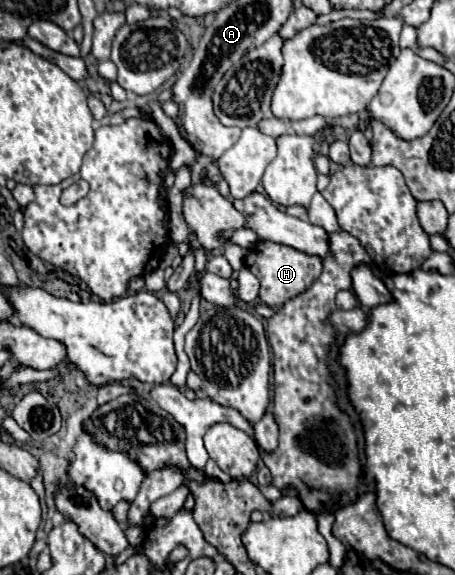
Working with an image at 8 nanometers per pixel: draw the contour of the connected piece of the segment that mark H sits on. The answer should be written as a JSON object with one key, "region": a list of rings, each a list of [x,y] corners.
{"region":[[[260,241],[260,245],[256,245],[256,249],[252,249],[246,255],[244,263],[260,279],[260,299],[262,299],[262,303],[266,303],[270,307],[280,307],[280,305],[284,305],[284,301],[290,301],[292,297],[298,297],[300,293],[308,291],[322,273],[320,257],[306,255],[292,247],[272,243],[272,241]]]}

